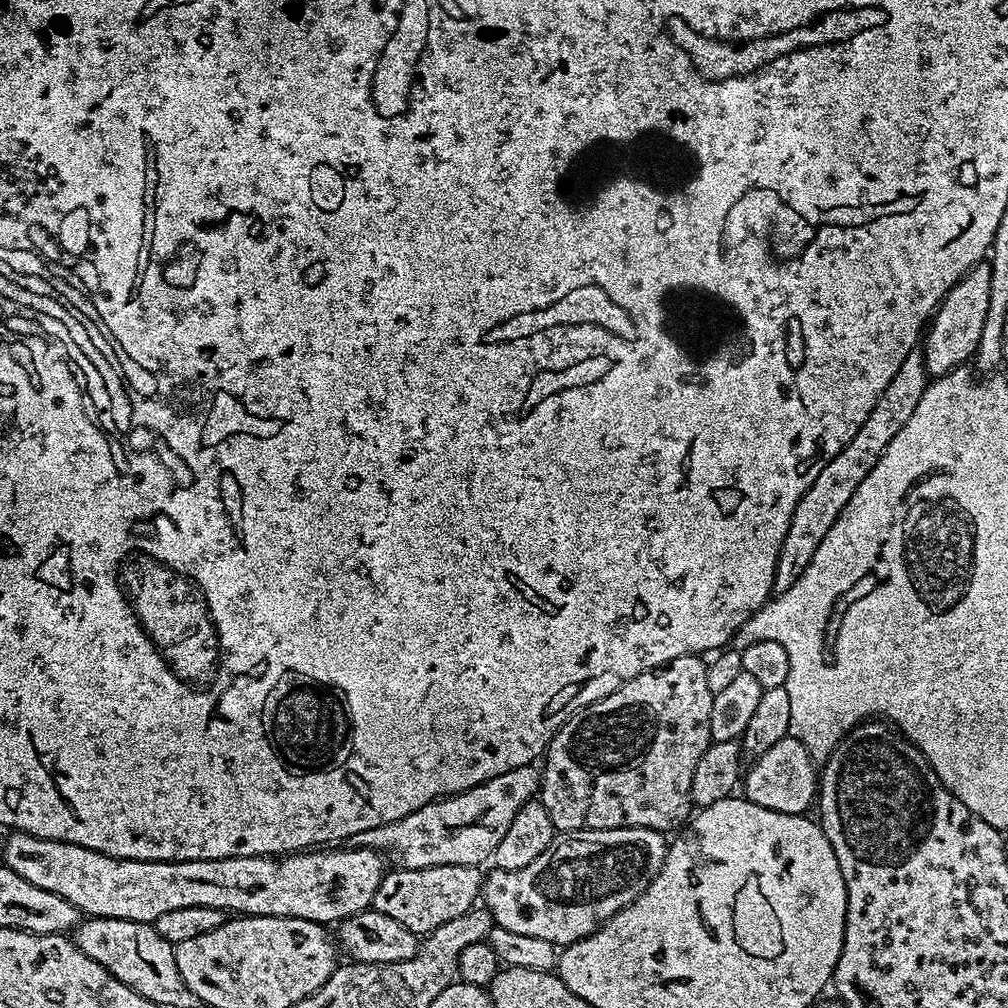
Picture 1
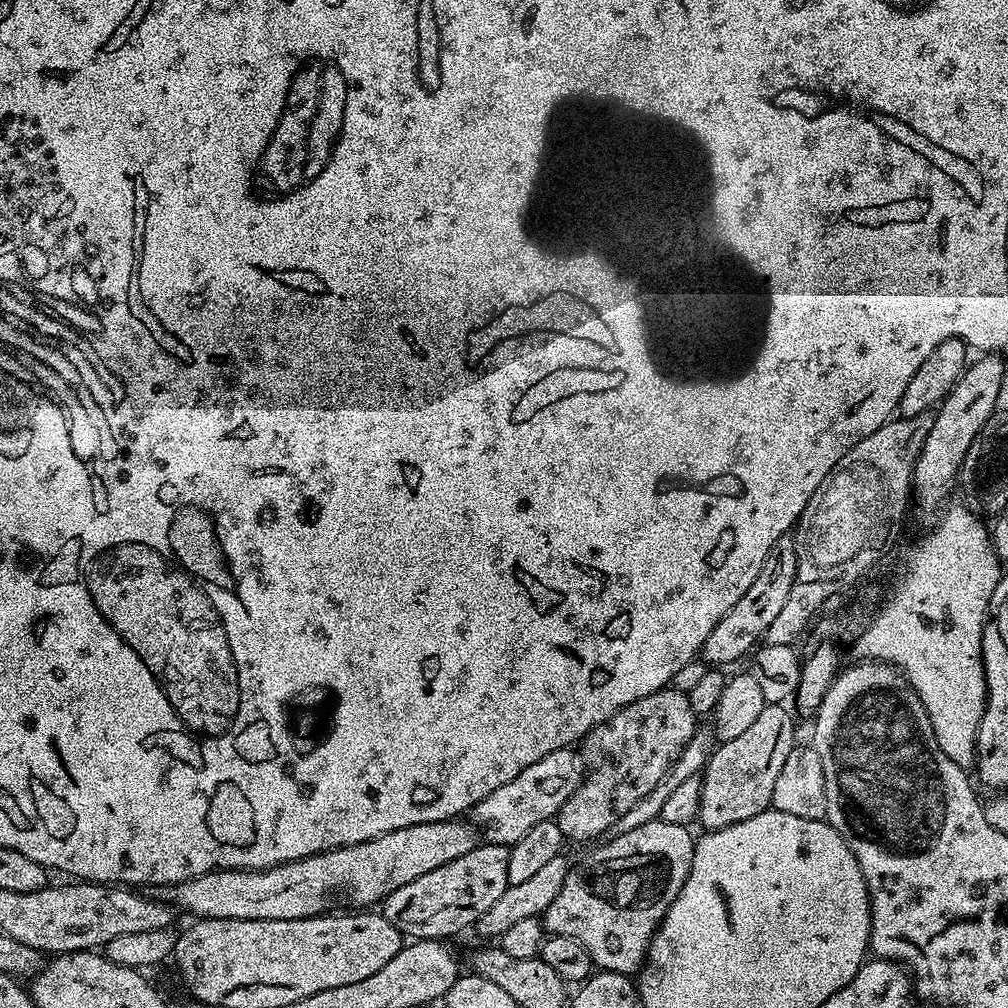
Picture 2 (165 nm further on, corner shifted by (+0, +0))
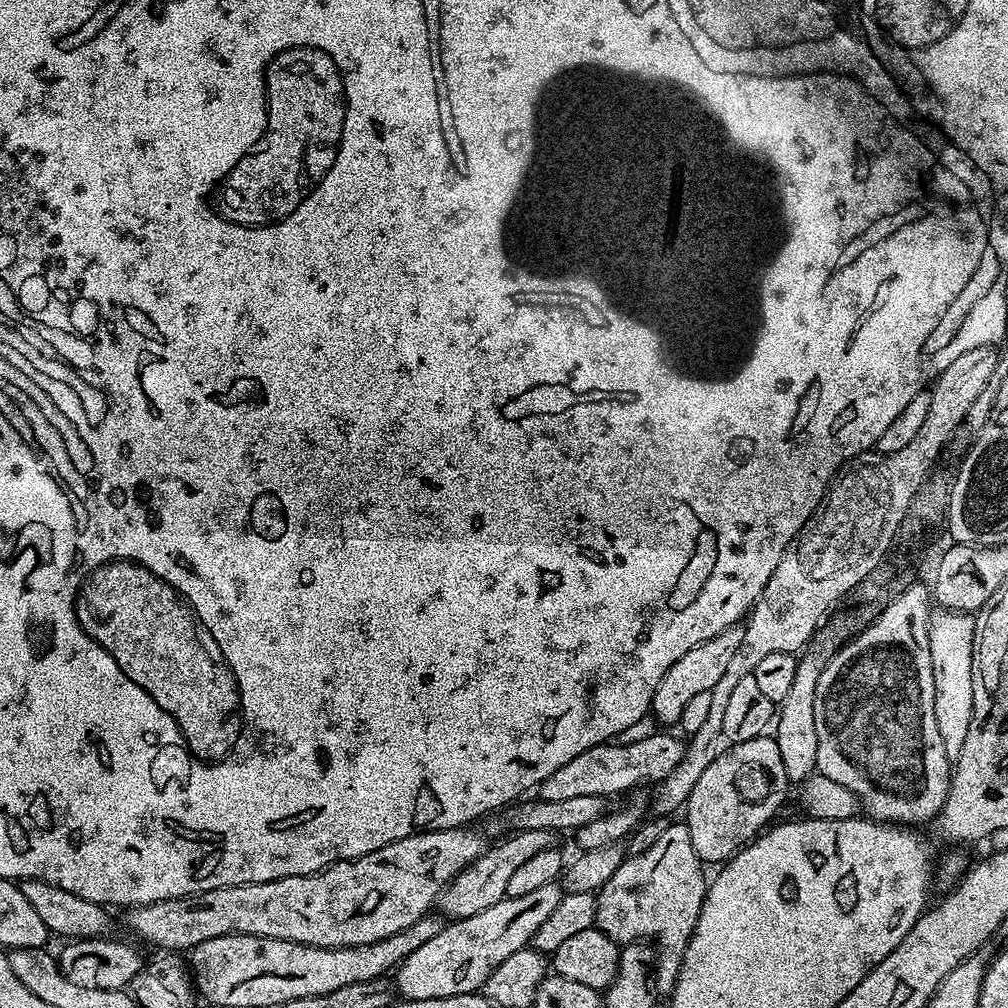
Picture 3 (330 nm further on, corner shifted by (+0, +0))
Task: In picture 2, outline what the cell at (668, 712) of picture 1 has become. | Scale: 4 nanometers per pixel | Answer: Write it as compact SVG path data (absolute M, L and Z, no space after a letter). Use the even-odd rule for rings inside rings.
M669 686L659 688L654 694L646 694L646 698L638 698L638 702L630 702L625 708L618 709L606 722L591 728L578 744L578 755L582 765L582 779L578 790L574 790L570 798L566 798L566 802L554 817L565 841L599 841L605 834L611 833L618 818L622 818L622 814L626 814L626 810L630 810L634 802L642 802L642 798L646 798L646 794L650 794L650 790L654 790L654 786L662 782L662 778L682 754L686 742L690 742L697 727L698 717L690 706L688 693Z

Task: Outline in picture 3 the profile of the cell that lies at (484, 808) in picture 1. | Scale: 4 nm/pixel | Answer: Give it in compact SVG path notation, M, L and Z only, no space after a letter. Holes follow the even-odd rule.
M658 730L654 735L650 738L645 738L642 742L635 742L629 745L620 745L615 742L609 742L607 744L599 744L598 746L590 746L590 750L582 750L582 754L578 754L578 758L570 758L570 762L566 762L566 766L562 766L562 770L554 770L554 774L550 774L550 778L546 778L541 782L540 787L538 789L538 796L541 800L565 800L566 798L575 798L580 796L581 794L598 794L599 796L607 796L609 798L615 798L619 792L624 792L623 794L631 793L633 790L639 789L641 786L648 786L644 784L652 784L652 786L659 785L661 780L666 779L666 777L674 771L674 769L678 766L678 762L682 762L682 758L684 757L684 749L686 747L685 741L679 735L676 736L667 736L667 731Z

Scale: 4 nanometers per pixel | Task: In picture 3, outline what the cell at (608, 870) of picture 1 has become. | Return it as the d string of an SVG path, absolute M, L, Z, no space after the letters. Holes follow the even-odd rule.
M672 822L669 823L666 832L654 842L650 850L624 859L618 866L618 870L614 870L614 874L610 874L607 882L600 887L599 892L595 893L595 927L621 946L636 941L654 942L658 949L658 959L654 964L654 984L661 993L664 991L664 994L672 993L678 982L686 946L694 934L694 926L700 917L706 891L706 876L704 880L703 870L705 871L698 854L694 854L694 846L690 842L687 823Z

